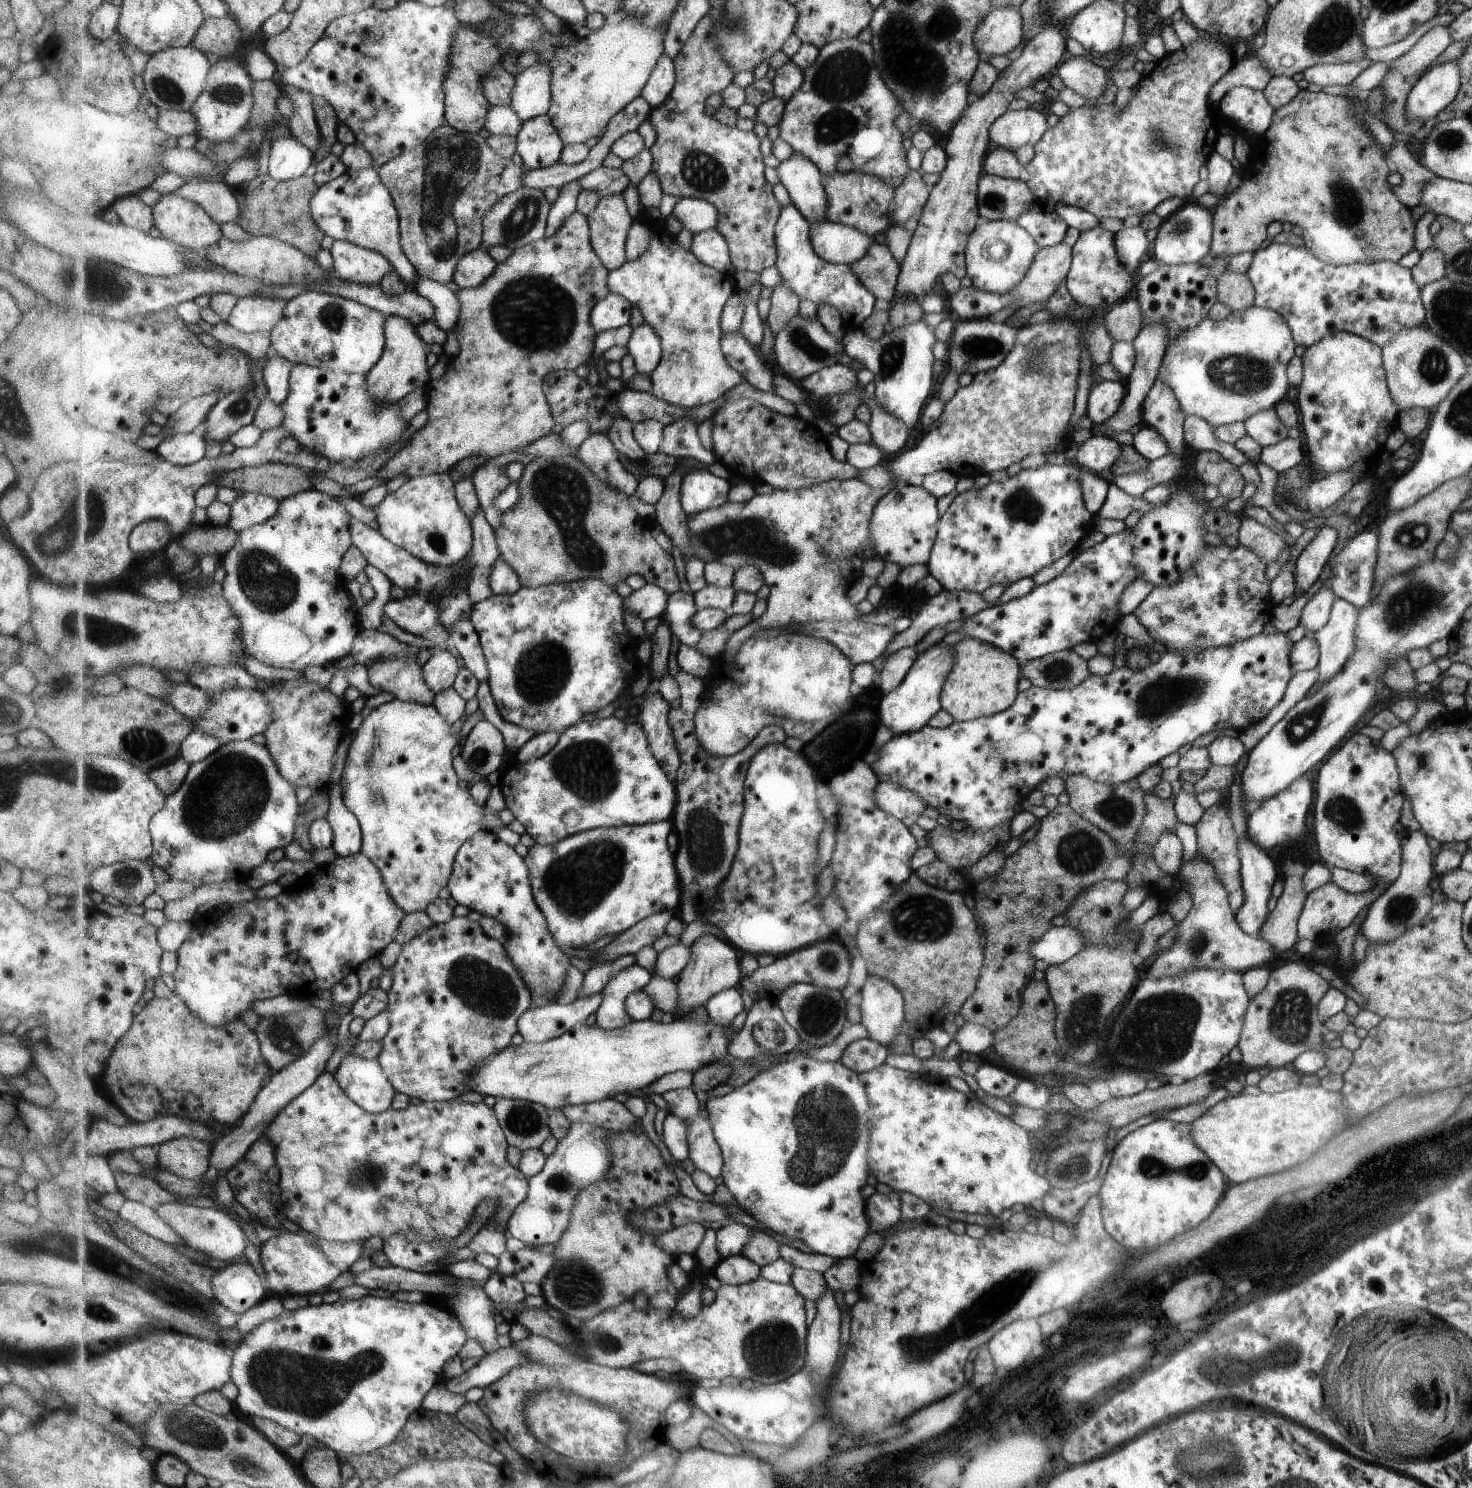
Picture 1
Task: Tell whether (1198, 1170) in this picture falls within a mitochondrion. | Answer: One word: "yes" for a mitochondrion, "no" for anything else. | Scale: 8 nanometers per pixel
yes

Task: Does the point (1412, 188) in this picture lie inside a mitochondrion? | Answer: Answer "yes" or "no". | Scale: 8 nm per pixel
no

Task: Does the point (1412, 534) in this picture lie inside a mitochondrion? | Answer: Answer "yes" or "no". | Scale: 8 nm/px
yes

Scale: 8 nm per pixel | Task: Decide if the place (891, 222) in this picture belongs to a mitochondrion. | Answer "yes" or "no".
no

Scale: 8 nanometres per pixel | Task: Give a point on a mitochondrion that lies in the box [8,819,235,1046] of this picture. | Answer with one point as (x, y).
(127, 877)

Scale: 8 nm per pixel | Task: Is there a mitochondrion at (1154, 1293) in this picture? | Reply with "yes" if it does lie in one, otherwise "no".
no

